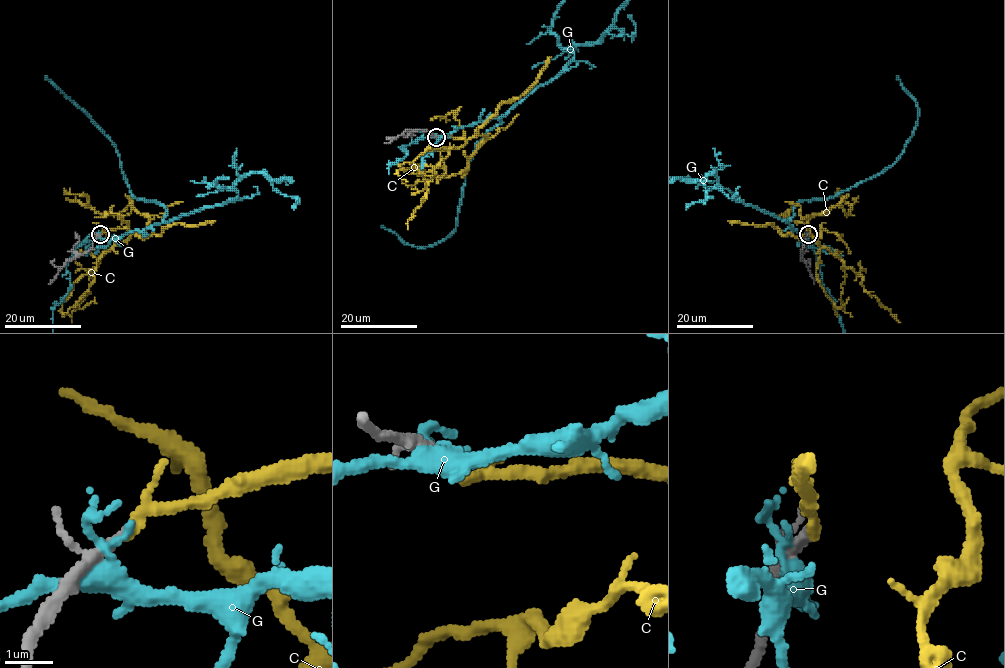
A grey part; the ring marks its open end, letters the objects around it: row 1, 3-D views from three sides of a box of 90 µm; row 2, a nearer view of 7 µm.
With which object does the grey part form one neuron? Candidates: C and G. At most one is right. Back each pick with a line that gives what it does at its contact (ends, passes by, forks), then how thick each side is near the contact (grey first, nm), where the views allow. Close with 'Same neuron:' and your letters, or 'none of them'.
C: it passes by; calibres 170 and 170 nm
Same neuron: C

